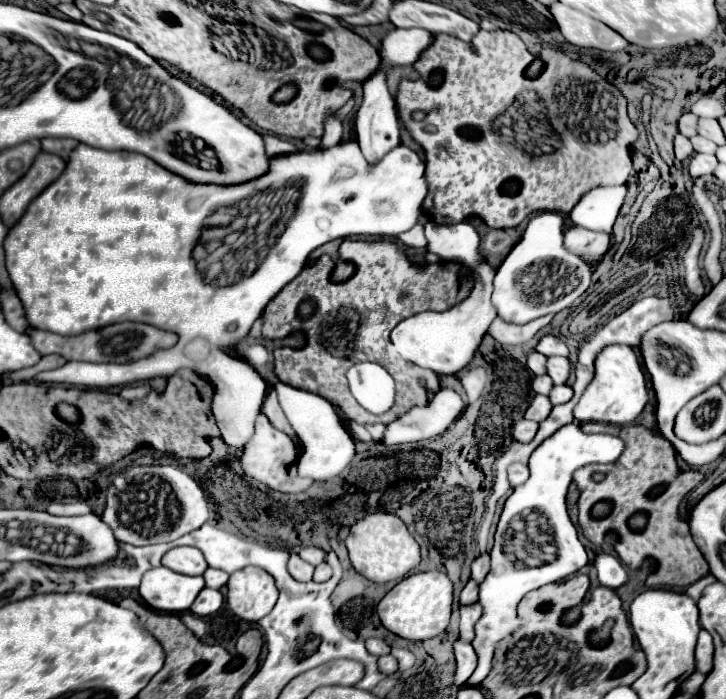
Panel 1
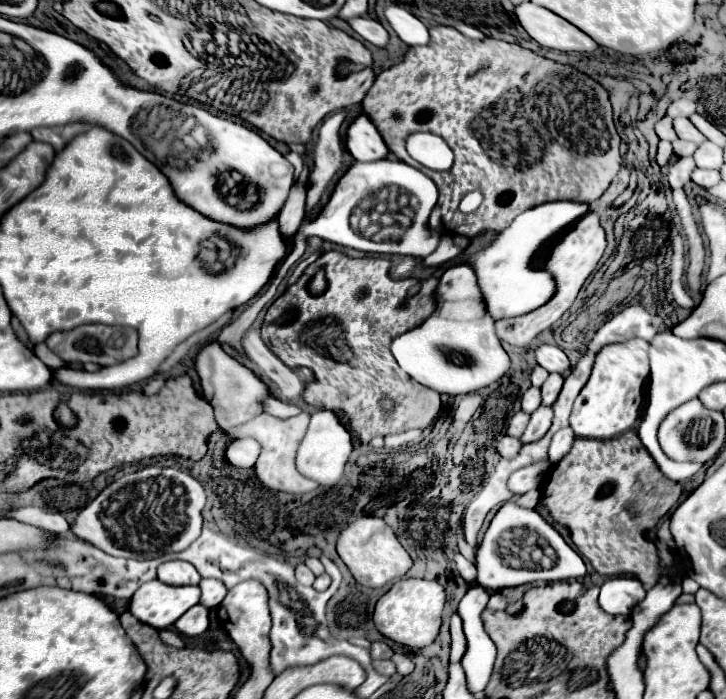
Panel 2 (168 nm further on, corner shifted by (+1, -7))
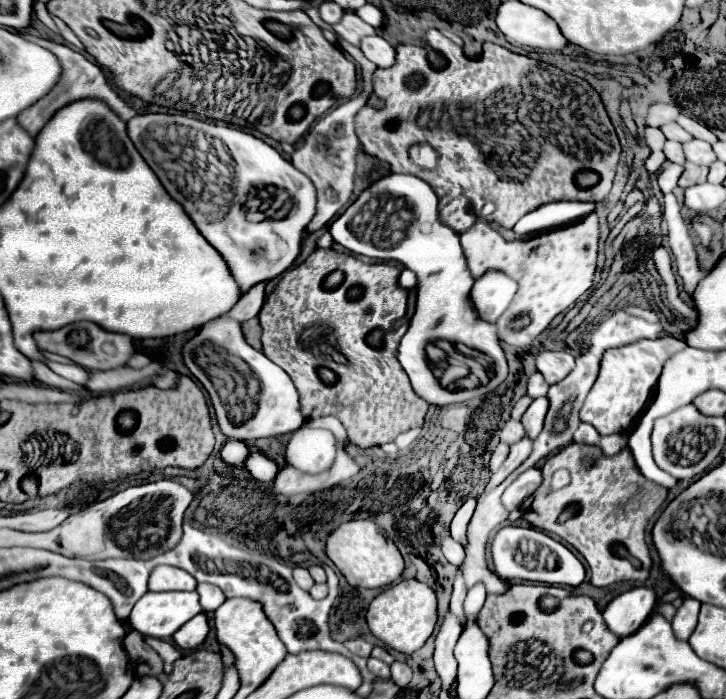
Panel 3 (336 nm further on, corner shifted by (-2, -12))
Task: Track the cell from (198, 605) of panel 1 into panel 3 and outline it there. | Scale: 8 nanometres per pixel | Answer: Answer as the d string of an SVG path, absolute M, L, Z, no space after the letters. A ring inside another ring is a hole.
M200 612L198 616L194 616L192 620L188 620L174 636L174 644L182 650L194 650L198 648L208 636L208 620L206 620L206 614Z

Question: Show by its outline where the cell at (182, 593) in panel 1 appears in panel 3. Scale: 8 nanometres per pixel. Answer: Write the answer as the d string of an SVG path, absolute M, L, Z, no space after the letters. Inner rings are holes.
M148 592L136 602L130 626L142 636L168 640L186 620L200 612L198 592Z

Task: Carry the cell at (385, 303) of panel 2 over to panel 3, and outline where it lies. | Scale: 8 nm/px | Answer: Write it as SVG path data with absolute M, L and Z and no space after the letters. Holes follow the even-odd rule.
M316 248L300 266L296 266L276 284L268 298L264 298L262 310L258 312L258 322L262 326L262 352L292 378L300 394L302 416L312 420L334 414L346 428L348 440L362 448L382 446L392 442L404 430L422 426L428 410L428 402L416 396L404 368L396 358L400 336L406 332L400 320L406 314L408 300L408 290L398 286L398 276L400 268L396 264L362 264L358 258L332 248ZM334 270L344 272L344 282L336 288L326 288L324 280ZM352 288L360 288L362 294L358 298L350 298L348 292ZM320 368L330 368L338 380L332 386L324 384L318 376Z

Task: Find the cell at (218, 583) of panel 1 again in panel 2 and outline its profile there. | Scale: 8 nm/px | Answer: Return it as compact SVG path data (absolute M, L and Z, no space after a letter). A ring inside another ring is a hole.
M201 579L199 589L201 589L201 603L209 609L215 609L227 595L227 587L217 579Z

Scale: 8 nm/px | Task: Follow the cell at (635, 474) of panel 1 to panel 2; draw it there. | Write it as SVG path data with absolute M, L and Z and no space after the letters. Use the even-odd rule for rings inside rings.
M631 429L615 439L575 439L571 451L551 469L551 475L547 477L545 489L543 489L543 497L541 503L551 511L553 519L559 521L561 525L569 527L571 531L571 539L577 547L577 551L589 559L589 563L595 567L597 573L601 575L635 575L643 587L649 591L651 587L655 587L655 583L661 579L659 573L663 573L659 569L659 551L655 547L655 543L645 541L641 531L649 531L653 529L659 519L673 509L679 499L683 495L683 487L671 479L667 479L657 463L651 459L651 455L647 455L643 443L639 443L637 439L637 431ZM611 485L611 493L603 495L603 487ZM619 507L623 507L625 515L629 513L631 517L619 517Z

